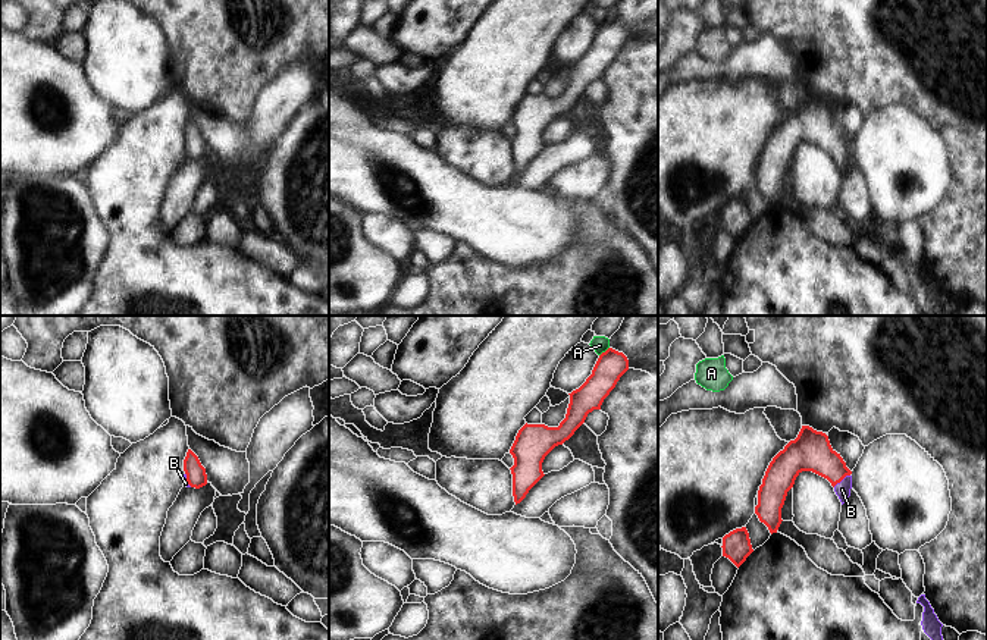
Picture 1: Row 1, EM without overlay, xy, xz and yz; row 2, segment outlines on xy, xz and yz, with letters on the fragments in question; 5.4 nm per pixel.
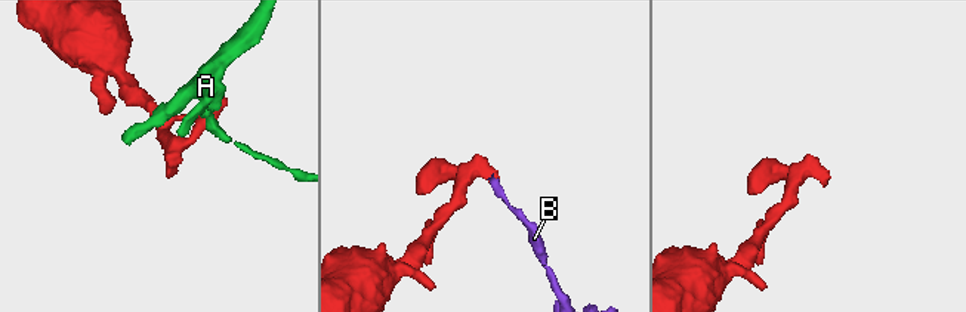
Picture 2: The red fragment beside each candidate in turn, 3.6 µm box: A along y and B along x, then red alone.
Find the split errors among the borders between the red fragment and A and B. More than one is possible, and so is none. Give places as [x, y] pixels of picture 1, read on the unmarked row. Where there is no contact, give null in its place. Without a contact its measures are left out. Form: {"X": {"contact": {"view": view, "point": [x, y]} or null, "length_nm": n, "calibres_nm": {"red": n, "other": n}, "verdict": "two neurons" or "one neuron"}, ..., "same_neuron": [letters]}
{"A": {"contact": {"view": "xz", "point": [605, 22]}, "length_nm": 80, "calibres_nm": {"red": 160, "other": 90}, "verdict": "two neurons"}, "B": {"contact": {"view": "yz", "point": [840, 151]}, "length_nm": 120, "calibres_nm": {"red": 220, "other": 90}, "verdict": "one neuron"}, "same_neuron": ["B"]}

